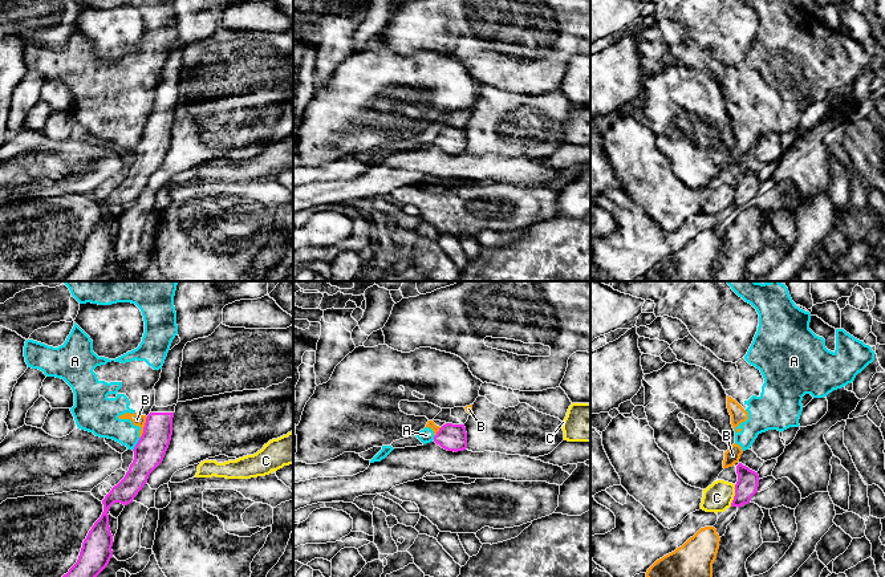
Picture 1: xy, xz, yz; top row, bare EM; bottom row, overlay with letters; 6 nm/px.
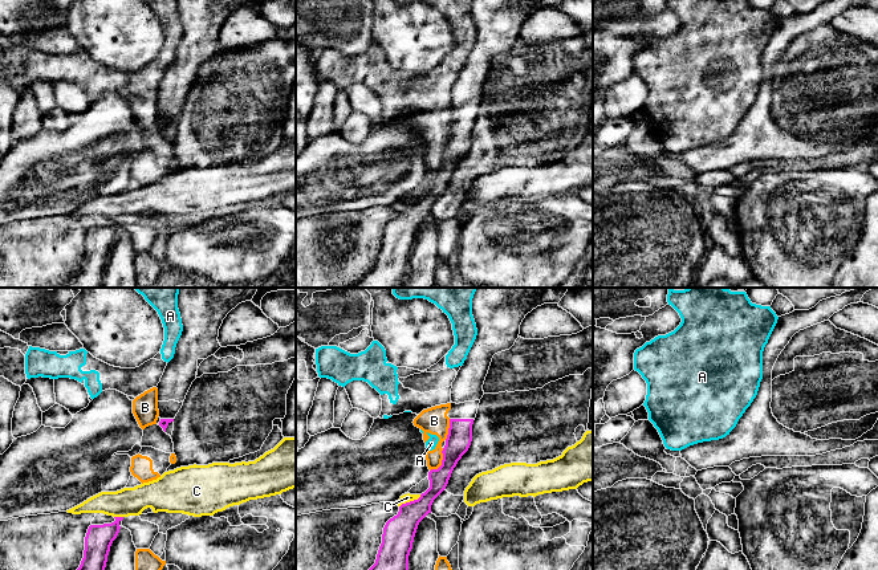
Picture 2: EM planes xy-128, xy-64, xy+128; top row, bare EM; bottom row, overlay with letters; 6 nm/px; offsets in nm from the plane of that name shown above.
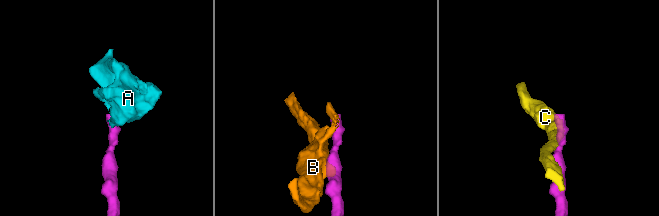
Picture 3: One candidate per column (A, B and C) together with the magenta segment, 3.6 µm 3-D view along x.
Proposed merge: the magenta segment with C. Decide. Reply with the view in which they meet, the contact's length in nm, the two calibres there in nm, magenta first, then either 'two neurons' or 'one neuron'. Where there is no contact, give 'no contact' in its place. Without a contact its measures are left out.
meets magenta in yz; contact 140 nm long; 140 nm thick on the magenta side, 180 nm on the other; two neurons

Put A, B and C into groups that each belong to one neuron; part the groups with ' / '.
A B / C

